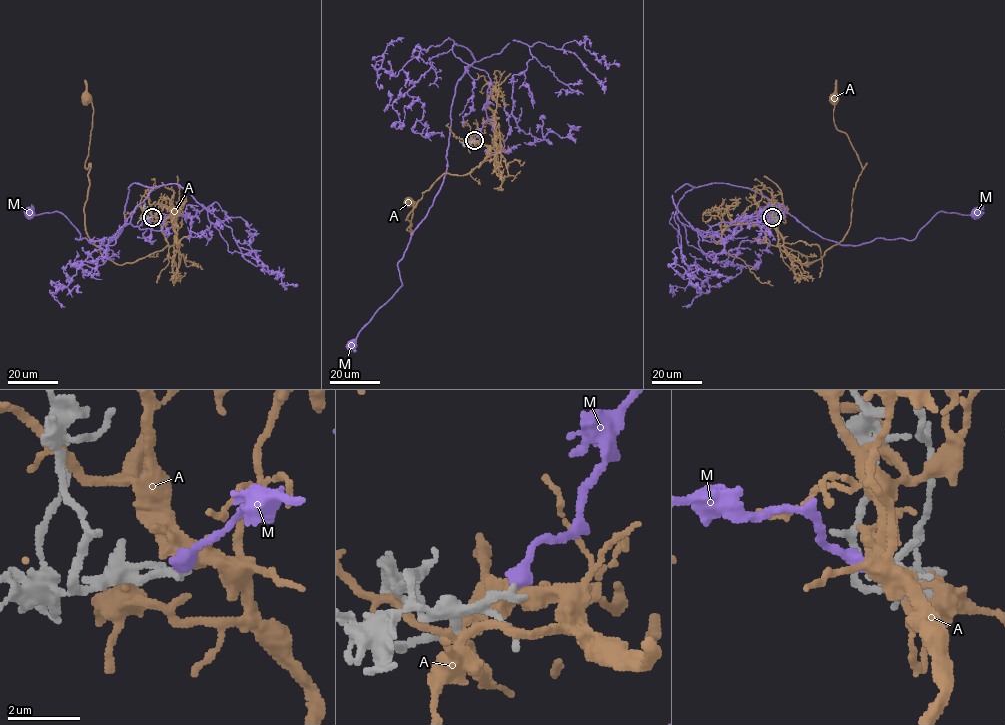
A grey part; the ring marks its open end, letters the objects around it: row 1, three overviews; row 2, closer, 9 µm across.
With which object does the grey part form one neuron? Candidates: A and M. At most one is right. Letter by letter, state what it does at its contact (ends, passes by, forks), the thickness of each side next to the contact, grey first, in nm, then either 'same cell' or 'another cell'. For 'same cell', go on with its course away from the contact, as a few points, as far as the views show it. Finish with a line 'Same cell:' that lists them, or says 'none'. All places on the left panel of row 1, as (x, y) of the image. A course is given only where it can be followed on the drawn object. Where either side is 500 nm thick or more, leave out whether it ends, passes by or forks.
A: calibres 170 and 500 nm; another cell
M: it ends; calibres 180 and 380 nm; same cell; course (152, 217), (168, 235), (130, 223), (153, 189), (136, 183), (107, 244), (29, 212)
Same cell: M

